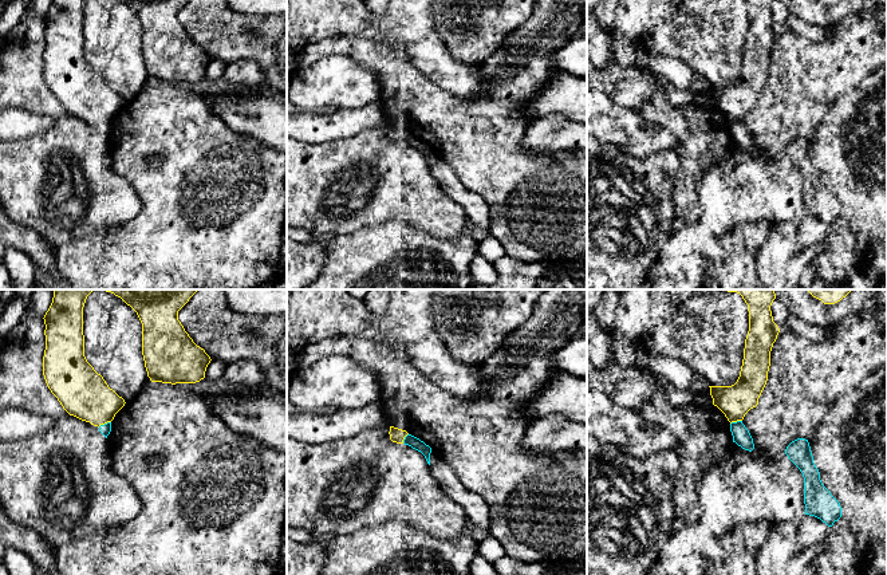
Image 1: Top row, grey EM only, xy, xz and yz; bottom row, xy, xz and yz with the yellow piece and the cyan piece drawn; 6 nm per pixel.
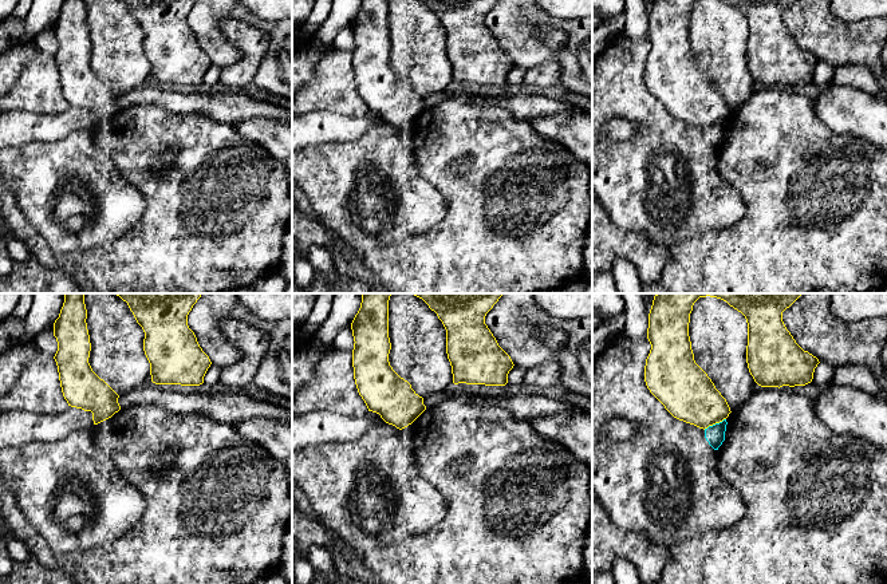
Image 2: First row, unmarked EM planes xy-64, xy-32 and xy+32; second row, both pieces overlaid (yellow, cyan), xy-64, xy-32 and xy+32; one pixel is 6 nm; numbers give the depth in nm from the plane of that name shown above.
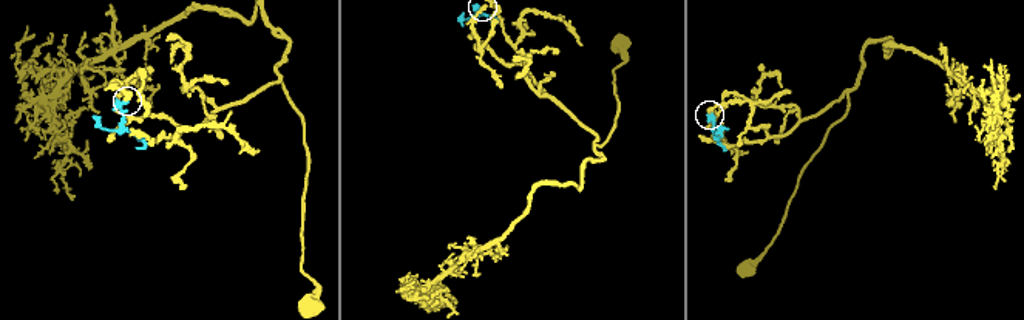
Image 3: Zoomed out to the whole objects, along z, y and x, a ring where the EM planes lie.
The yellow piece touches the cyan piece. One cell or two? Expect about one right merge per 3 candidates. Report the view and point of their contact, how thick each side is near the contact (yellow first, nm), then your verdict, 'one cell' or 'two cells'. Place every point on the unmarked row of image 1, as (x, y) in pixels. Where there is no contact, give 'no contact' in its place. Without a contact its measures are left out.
contact xy (103, 123); calibres 300 and 70 nm; two cells

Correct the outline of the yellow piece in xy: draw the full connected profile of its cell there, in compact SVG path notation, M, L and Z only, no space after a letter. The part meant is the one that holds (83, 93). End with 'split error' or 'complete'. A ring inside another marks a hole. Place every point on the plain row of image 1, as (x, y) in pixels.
M52 0L44 15L43 75L63 109L94 126L111 122L125 99L109 87L84 56L86 0Z | complete

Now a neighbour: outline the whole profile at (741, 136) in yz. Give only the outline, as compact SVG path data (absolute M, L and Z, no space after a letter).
M742 121L732 122L730 131L733 135L733 142L736 142L738 146L749 151L754 149L753 138Z

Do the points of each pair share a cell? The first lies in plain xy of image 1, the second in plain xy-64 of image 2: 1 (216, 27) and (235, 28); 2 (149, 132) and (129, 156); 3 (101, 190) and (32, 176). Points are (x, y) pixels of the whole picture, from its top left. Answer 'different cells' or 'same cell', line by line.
1: different cells
2: same cell
3: same cell

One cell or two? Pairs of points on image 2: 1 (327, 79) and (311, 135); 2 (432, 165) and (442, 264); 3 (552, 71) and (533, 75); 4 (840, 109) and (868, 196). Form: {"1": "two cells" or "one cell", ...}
{"1": "two cells", "2": "one cell", "3": "one cell", "4": "two cells"}

